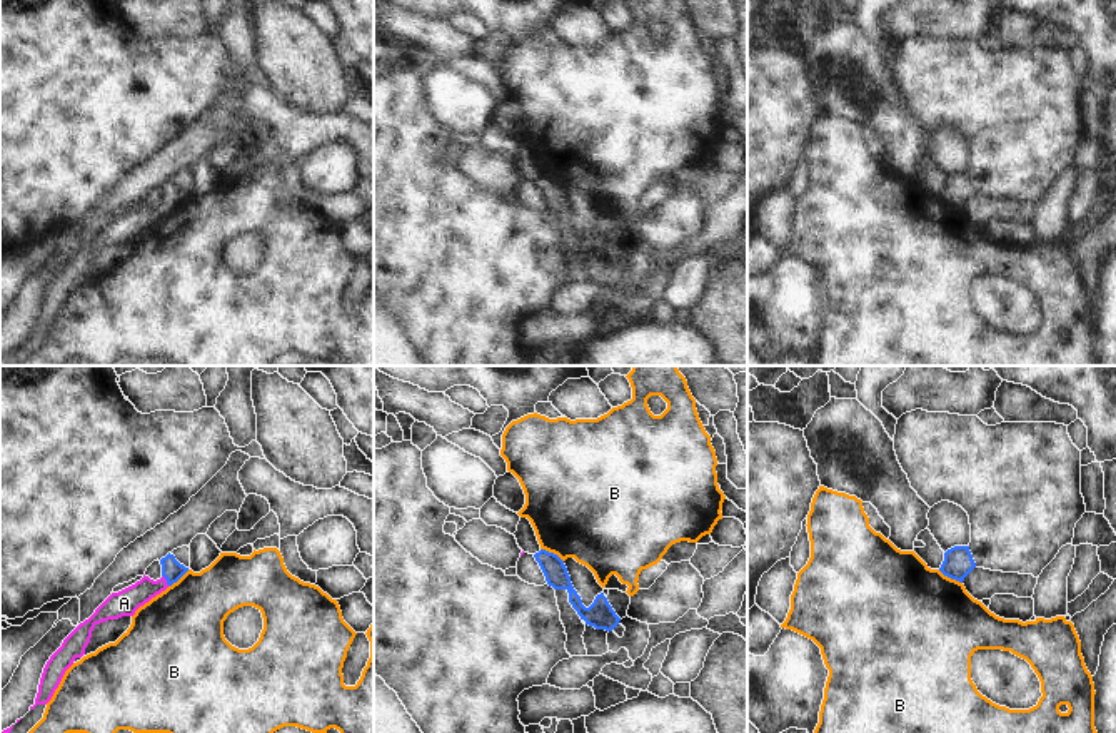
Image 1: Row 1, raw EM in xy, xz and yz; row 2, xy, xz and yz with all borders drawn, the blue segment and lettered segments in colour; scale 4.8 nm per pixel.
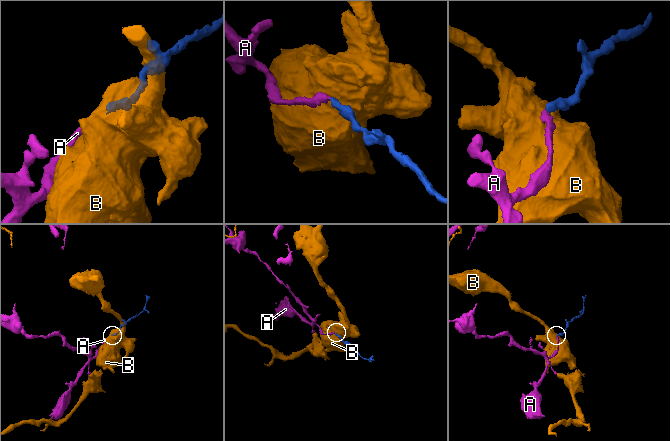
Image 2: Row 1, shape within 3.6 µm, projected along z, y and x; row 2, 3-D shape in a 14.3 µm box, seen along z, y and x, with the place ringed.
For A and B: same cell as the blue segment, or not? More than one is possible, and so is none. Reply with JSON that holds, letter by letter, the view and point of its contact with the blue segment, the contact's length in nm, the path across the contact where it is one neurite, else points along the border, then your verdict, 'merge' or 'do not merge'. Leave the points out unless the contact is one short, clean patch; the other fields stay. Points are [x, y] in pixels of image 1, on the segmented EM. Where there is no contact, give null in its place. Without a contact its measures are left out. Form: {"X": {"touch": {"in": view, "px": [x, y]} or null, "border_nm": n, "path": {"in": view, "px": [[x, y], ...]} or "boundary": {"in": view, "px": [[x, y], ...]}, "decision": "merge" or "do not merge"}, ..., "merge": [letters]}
{"A": {"touch": {"in": "xy", "px": [165, 578]}, "border_nm": 70, "path": {"in": "xy", "px": [[172, 570], [165, 578], [124, 603]]}, "decision": "merge"}, "B": {"touch": {"in": "yz", "px": [950, 576]}, "border_nm": 140, "boundary": {"in": "yz", "px": [[938, 570], [961, 583]]}, "decision": "do not merge"}, "merge": ["A"]}

